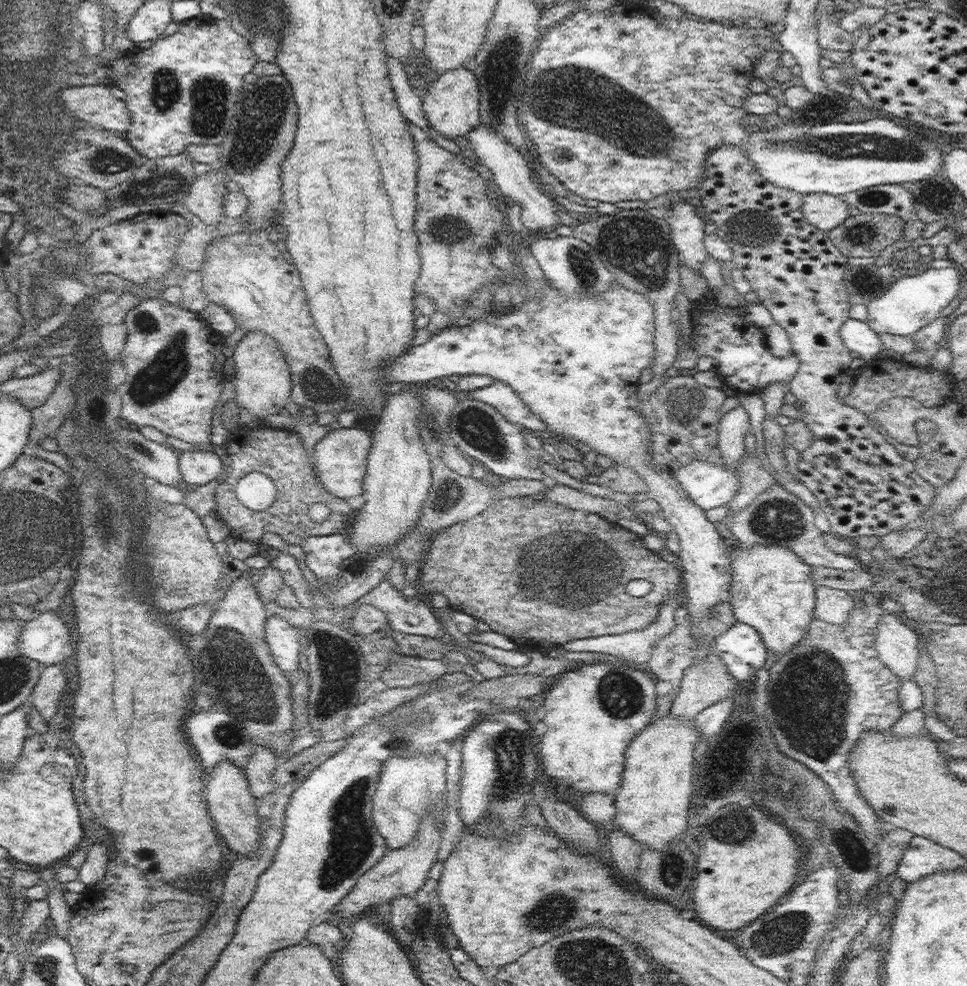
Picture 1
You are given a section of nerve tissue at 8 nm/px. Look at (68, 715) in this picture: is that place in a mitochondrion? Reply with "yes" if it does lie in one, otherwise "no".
no

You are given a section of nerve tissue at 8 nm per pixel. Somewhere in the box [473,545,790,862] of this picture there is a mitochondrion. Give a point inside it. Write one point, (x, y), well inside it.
(505, 785)

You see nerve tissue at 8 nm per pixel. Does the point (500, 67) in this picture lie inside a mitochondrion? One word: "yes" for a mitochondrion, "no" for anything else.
yes

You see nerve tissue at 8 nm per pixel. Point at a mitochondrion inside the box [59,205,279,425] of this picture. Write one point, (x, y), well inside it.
(156, 382)

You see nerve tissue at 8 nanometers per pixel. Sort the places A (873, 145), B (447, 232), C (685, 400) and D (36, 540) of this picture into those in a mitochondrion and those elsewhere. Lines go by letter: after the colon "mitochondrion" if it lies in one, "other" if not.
A: mitochondrion
B: mitochondrion
C: mitochondrion
D: mitochondrion

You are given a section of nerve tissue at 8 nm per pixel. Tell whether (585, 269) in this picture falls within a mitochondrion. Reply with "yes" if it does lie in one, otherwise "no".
yes

